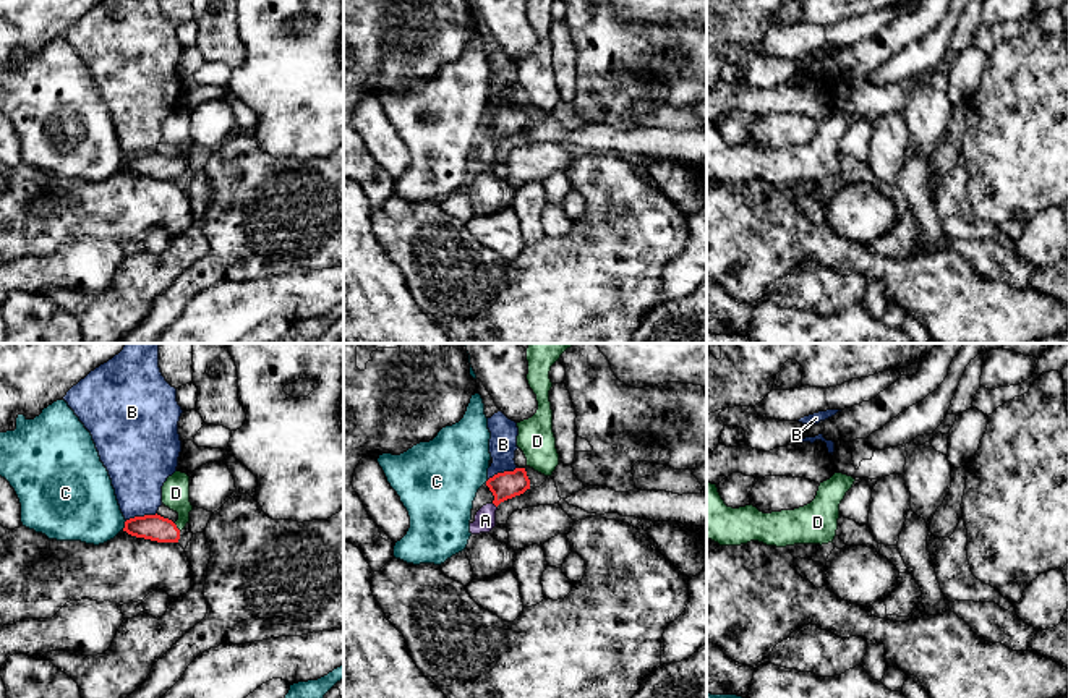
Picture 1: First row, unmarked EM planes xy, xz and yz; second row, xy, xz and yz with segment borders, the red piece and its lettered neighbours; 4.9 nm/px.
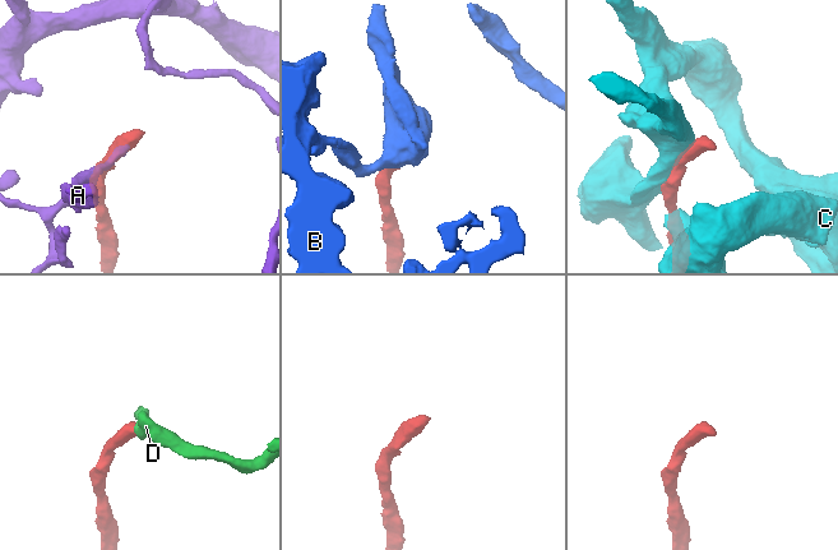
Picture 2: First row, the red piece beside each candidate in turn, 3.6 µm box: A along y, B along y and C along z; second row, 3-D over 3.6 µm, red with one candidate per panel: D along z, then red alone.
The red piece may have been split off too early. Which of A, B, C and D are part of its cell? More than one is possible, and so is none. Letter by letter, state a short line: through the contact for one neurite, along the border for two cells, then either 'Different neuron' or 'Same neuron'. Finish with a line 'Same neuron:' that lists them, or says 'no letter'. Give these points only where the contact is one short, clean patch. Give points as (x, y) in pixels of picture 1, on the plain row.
A: Different neuron
B: Different neuron
C: Different neuron
D: Line: xy (158, 165), (175, 164), (182, 157), (175, 130). Same neuron
Same neuron: D

